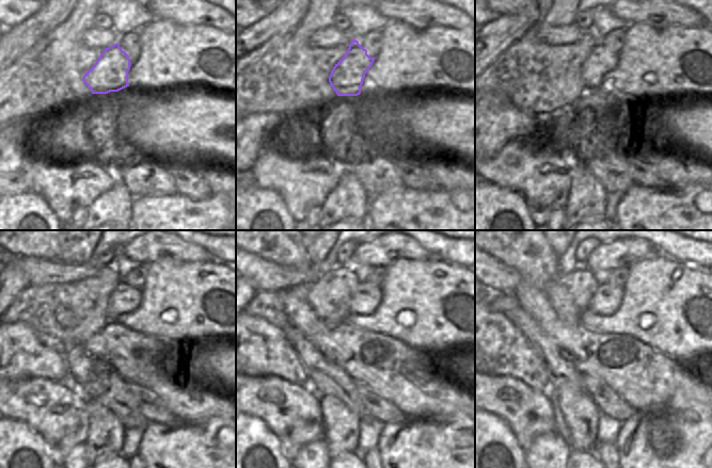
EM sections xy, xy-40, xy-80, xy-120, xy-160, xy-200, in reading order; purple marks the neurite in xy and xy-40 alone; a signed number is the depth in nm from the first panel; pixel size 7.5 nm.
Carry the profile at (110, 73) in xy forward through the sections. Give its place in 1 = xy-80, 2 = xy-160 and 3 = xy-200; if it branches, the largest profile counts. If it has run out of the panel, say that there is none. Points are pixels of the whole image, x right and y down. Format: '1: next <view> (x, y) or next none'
1: next xy-80 (601, 60)
2: next xy-160 (367, 296)
3: next xy-200 (606, 299)

